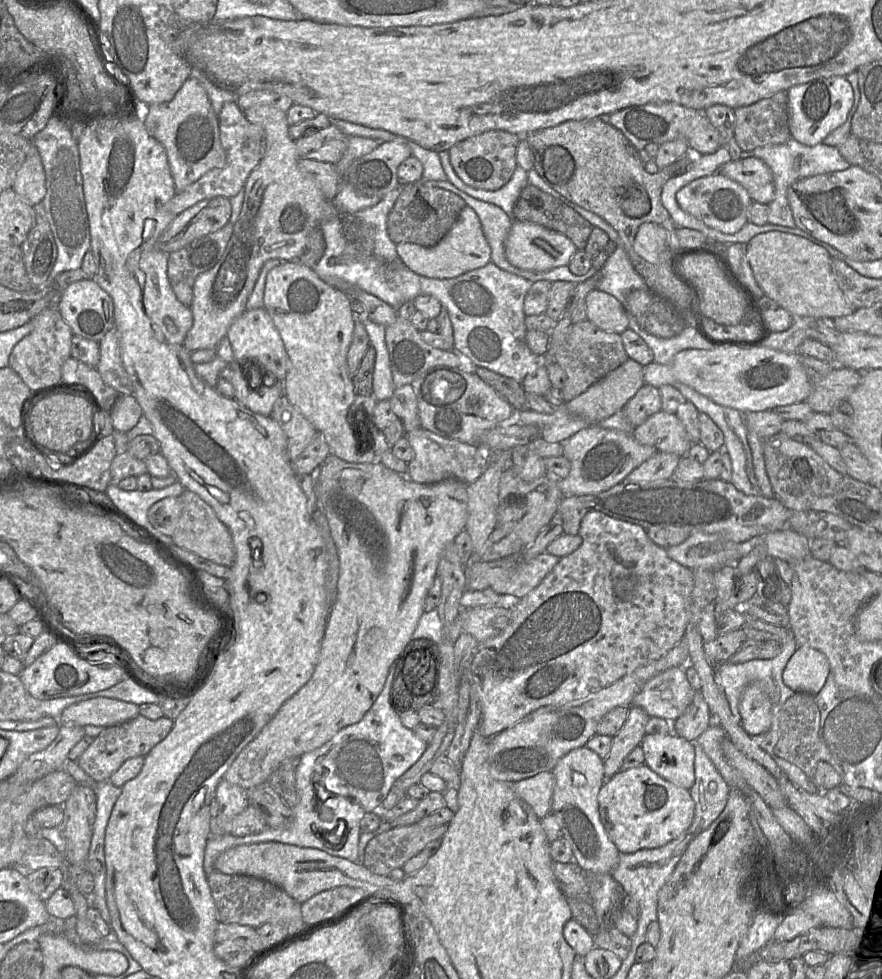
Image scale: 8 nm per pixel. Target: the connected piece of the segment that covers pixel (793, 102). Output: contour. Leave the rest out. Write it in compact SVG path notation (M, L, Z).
M844 76L820 78L805 84L791 87L788 91L788 124L791 138L806 146L822 143L825 137L841 126L854 104L854 92L851 84Z

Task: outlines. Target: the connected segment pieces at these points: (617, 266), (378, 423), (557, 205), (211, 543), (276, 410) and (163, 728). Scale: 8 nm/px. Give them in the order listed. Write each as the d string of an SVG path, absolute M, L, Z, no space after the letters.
M618 247L593 276L596 274L598 275L596 289L611 294L623 305L631 291L648 289L622 247Z
M389 400L378 401L371 416L364 413L364 420L369 420L372 428L381 432L389 449L405 434L401 420L393 412Z
M527 184L513 208L513 219L531 222L568 237L584 251L594 228L586 219L552 195Z
M184 490L177 528L171 537L178 547L193 552L204 559L230 568L235 561L235 548L228 528L219 520L213 509L197 494Z
M282 396L275 402L270 417L283 429L287 437L288 456L295 461L317 432L314 426Z
M141 715L134 719L104 728L94 738L91 745L78 758L80 768L97 783L108 781L110 776L117 771L126 760L135 757L146 757L147 754L171 732L174 721L162 716L158 720L149 720Z

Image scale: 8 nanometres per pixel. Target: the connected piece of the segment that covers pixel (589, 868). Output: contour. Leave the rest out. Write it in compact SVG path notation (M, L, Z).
M584 745L563 756L551 772L555 777L551 813L558 817L563 837L571 845L573 862L587 872L611 873L618 863L620 851L600 820L598 794L604 784L604 761Z

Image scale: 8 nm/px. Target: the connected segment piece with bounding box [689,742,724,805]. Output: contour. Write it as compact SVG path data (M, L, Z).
M698 742L692 743L695 749L695 781L689 789L689 794L695 805L699 805L699 801L705 798L705 788L707 789L707 793L710 794L710 792L713 792L710 784L715 783L718 789L719 783L724 780Z

